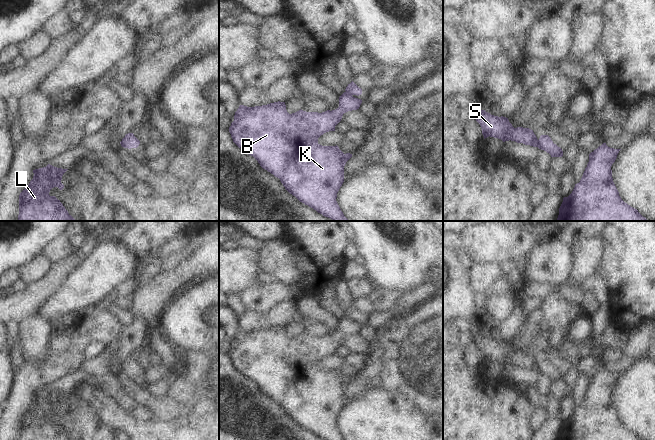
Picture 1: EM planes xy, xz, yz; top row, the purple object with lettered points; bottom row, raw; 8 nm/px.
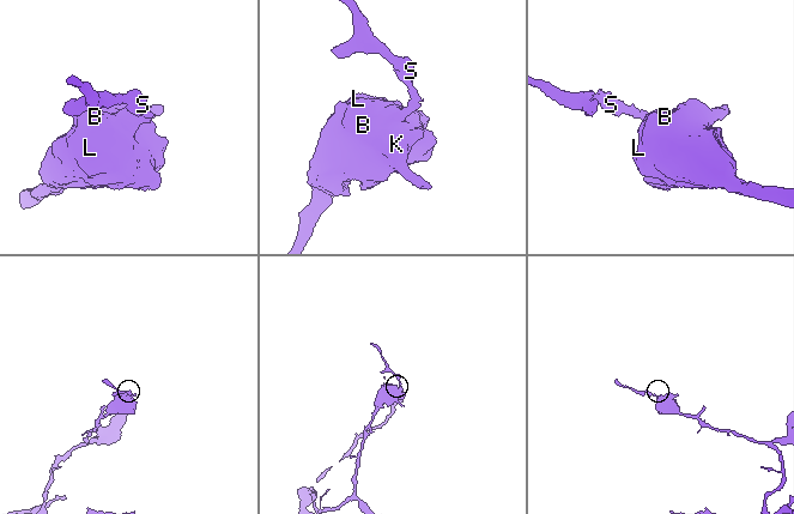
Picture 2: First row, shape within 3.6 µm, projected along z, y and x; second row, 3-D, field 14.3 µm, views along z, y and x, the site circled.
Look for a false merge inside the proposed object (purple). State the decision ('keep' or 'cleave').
cleave

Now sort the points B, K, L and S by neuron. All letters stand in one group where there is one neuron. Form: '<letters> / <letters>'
B K L / S

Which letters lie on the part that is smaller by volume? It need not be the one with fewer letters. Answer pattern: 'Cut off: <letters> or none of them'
Cut off: S

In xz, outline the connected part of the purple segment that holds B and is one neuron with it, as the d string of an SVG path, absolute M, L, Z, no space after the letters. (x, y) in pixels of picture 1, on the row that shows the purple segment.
M348 92L339 97L339 107L322 113L299 110L289 114L285 102L247 107L240 105L229 127L233 142L253 156L260 166L279 178L285 189L300 202L333 221L350 221L341 211L336 198L344 182L344 166L352 154L344 154L339 147L322 146L318 138L335 131L344 113L359 109L361 99Z

